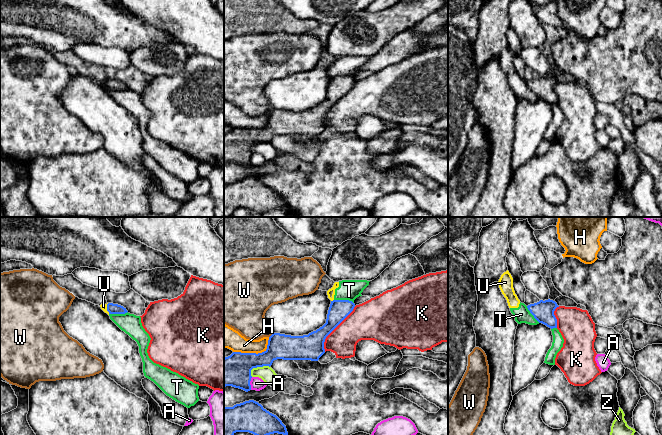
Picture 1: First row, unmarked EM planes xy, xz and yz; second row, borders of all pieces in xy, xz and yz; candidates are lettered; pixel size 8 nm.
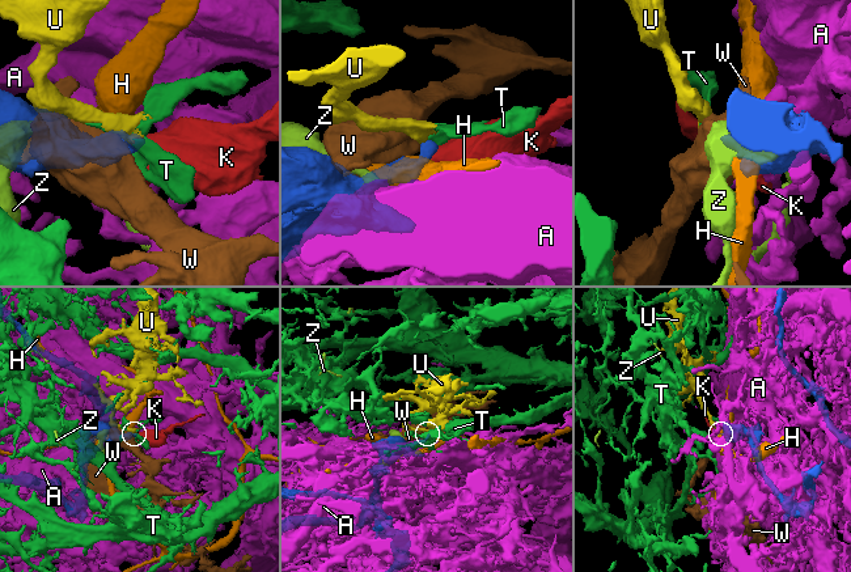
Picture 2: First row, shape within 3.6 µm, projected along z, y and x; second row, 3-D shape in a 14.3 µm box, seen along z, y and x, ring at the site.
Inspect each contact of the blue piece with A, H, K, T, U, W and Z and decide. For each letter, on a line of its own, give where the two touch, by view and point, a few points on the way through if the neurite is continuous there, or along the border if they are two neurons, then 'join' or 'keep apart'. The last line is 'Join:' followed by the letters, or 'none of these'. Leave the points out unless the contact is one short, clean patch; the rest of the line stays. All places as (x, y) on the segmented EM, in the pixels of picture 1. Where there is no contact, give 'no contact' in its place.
A: contact xz (249, 383); keep apart
H: contact xz (255, 353); keep apart
K: contact xz (334, 328); keep apart
T: contact xz (344, 300); border xz (334, 299), (348, 299), (353, 303); keep apart
U: contact xz (333, 300); border xz (333, 299), (331, 301); keep apart
W: contact xz (271, 335); keep apart
Z: contact xz (257, 366); keep apart
Join: none of these

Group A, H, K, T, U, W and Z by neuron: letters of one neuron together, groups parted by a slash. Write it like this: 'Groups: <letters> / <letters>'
Groups: A / H / K / T U / W / Z

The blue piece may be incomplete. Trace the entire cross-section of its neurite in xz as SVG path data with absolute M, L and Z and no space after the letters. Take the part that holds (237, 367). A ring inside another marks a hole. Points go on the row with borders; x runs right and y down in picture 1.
M349 300L331 301L326 323L303 336L273 333L267 349L262 353L233 352L224 358L224 387L232 386L246 392L251 390L251 370L271 366L274 360L318 361L325 353L326 337L353 311L355 304Z

